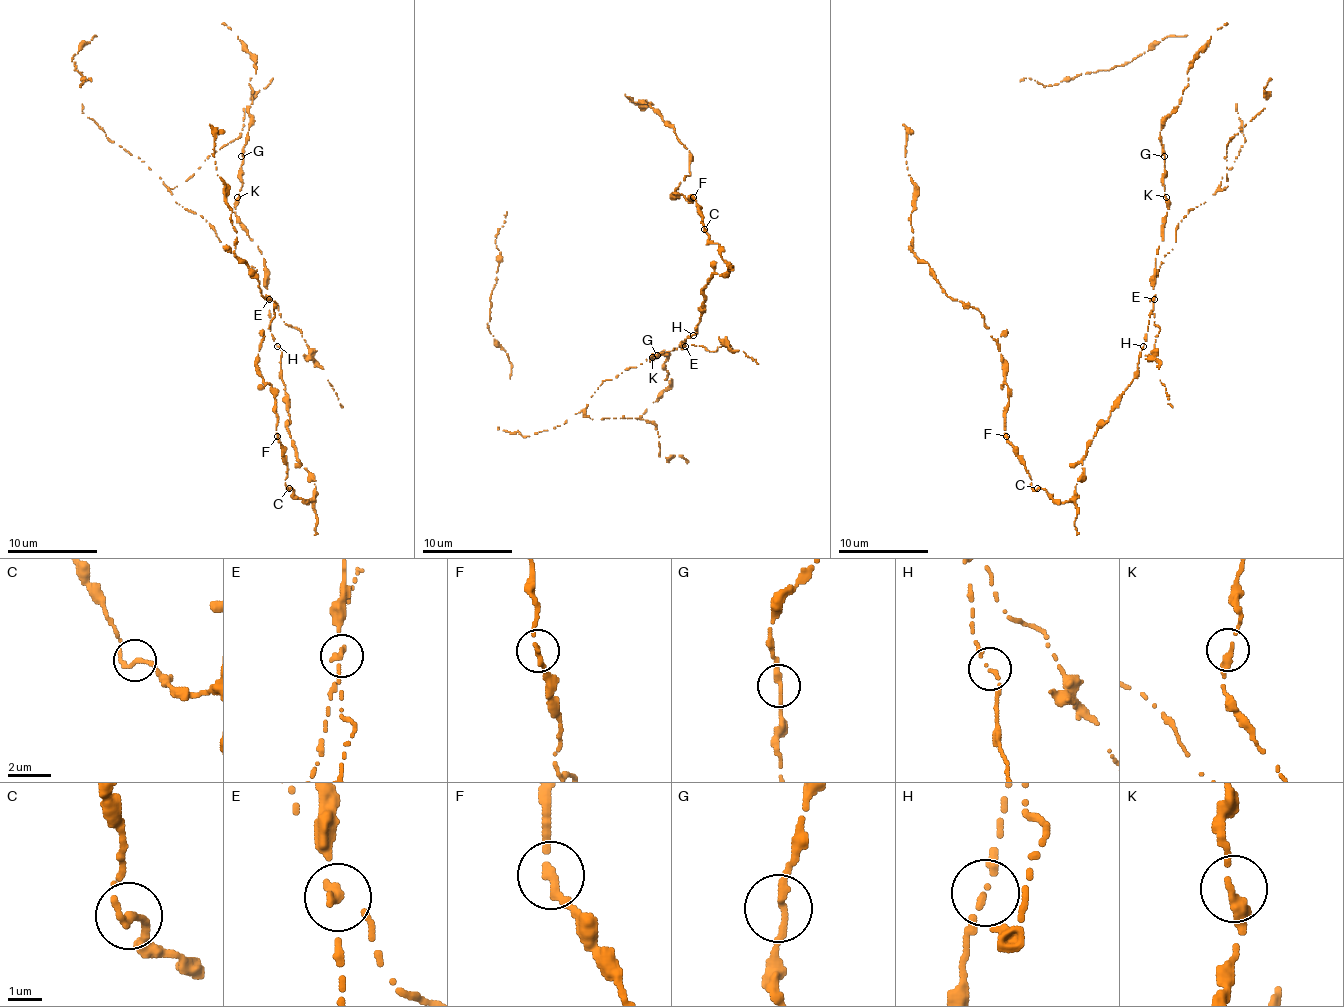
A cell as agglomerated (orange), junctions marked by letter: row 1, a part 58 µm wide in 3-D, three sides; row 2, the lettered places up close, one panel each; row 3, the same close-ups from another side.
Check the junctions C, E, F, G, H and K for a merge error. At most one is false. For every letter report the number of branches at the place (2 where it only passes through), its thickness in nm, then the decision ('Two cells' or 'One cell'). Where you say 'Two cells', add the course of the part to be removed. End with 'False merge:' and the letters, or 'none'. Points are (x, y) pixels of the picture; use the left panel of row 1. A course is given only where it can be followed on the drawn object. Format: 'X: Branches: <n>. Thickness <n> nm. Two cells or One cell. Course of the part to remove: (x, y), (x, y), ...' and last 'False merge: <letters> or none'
C: Branches: 2. Thickness 220 nm. One cell
E: Branches: 2. Thickness 200 nm. Two cells
F: Branches: 2. Thickness 240 nm. One cell
G: Branches: 2. Thickness 240 nm. One cell
H: Branches: 2. Thickness 150 nm. One cell
K: Branches: 2. Thickness 280 nm. One cell
False merge: E

